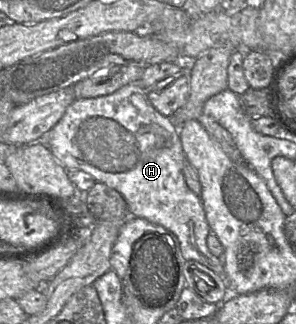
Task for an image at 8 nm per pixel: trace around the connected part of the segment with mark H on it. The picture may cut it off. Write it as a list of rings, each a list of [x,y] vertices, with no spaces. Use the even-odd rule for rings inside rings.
[[[139,83],[127,84],[110,95],[76,99],[47,133],[47,146],[67,171],[83,171],[90,174],[96,183],[103,183],[117,191],[124,198],[130,216],[146,219],[172,232],[179,241],[184,260],[197,261],[227,281],[222,257],[214,256],[207,246],[207,236],[211,229],[201,199],[185,182],[183,164],[186,158],[178,126],[151,105],[147,90]]]

